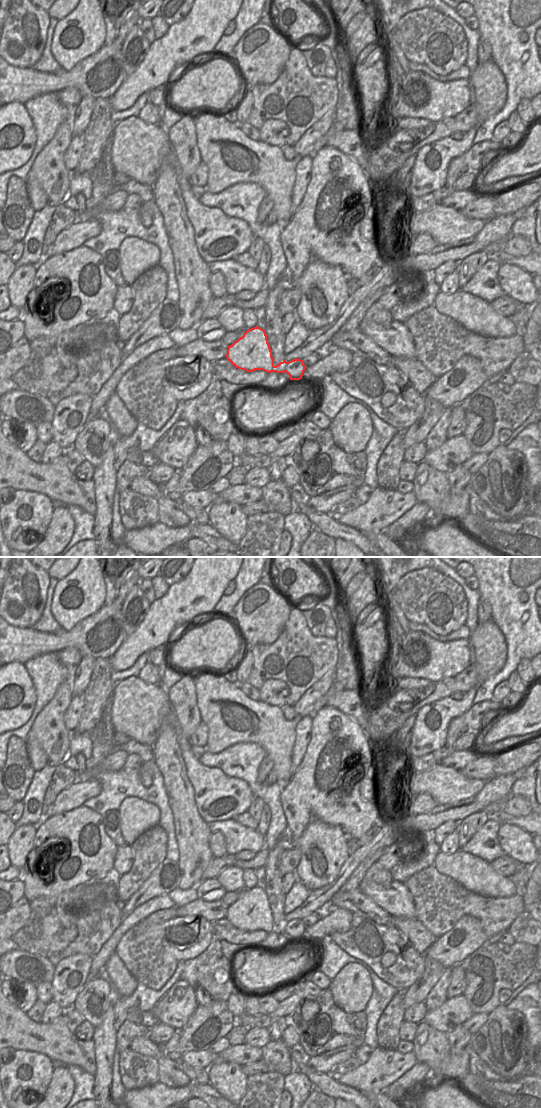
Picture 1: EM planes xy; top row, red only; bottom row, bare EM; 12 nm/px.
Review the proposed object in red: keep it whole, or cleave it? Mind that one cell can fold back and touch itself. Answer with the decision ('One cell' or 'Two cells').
One cell.

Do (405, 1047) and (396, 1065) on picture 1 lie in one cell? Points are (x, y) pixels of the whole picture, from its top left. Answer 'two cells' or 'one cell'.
two cells

